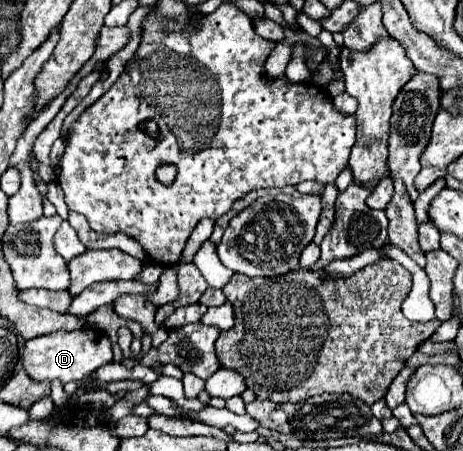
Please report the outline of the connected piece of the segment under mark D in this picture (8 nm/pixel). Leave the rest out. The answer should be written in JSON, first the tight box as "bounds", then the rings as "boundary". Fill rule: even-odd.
{"bounds":[20,326,112,384],"boundary":[[[88,326],[80,330],[72,330],[72,332],[62,330],[56,334],[28,340],[24,344],[24,352],[20,360],[22,360],[26,374],[32,380],[38,380],[38,382],[60,380],[62,384],[66,384],[66,382],[84,380],[96,368],[112,362],[112,344],[108,342],[108,338],[104,338],[104,334],[100,334],[100,330],[92,330]]]}

